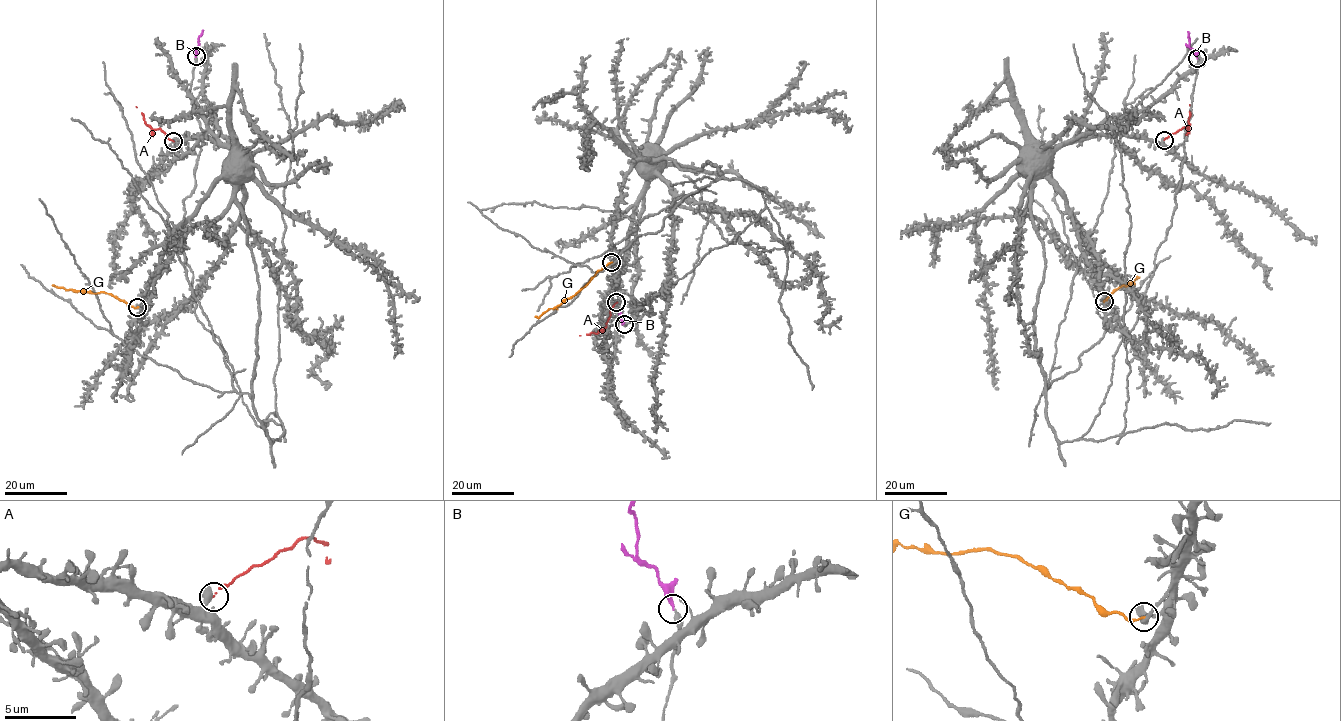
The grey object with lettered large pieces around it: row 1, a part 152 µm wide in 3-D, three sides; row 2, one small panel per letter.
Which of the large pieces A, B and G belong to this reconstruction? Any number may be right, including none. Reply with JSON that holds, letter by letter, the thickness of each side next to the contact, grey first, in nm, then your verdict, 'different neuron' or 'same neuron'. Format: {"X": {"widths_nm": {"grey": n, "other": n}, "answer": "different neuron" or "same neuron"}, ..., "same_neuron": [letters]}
{"A": {"widths_nm": {"grey": 600, "other": 70}, "answer": "different neuron"}, "B": {"widths_nm": {"grey": 400, "other": 280}, "answer": "same neuron"}, "G": {"widths_nm": {"grey": 380, "other": 140}, "answer": "different neuron"}, "same_neuron": ["B"]}

